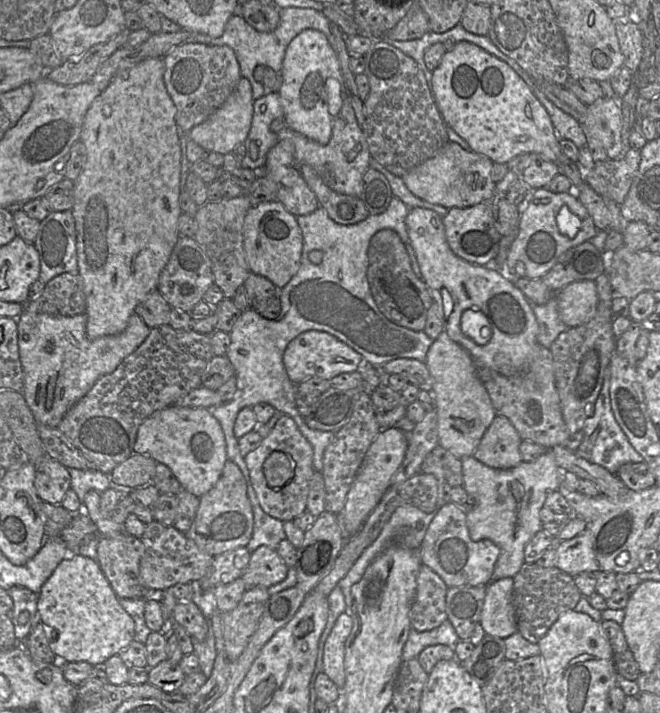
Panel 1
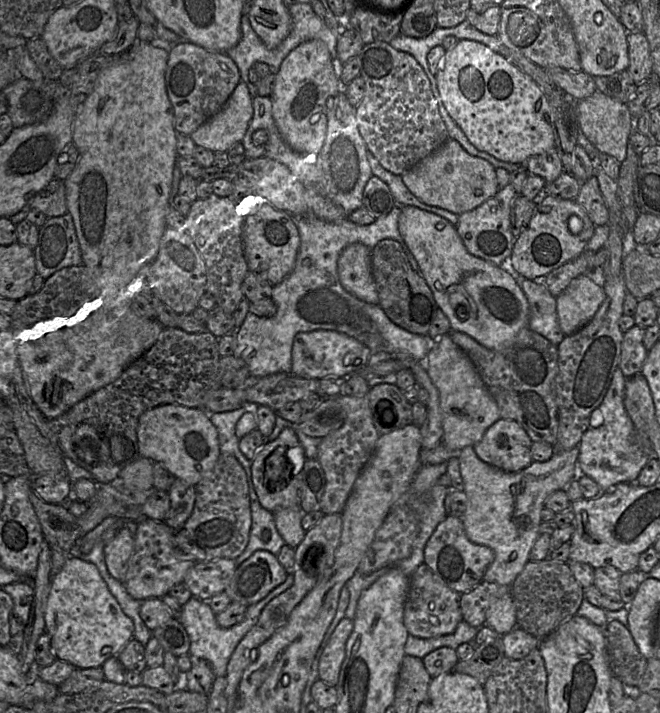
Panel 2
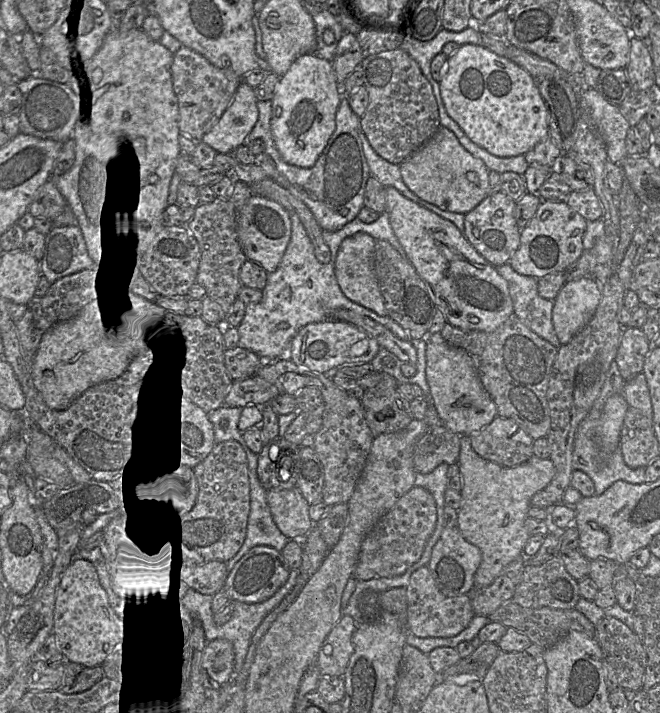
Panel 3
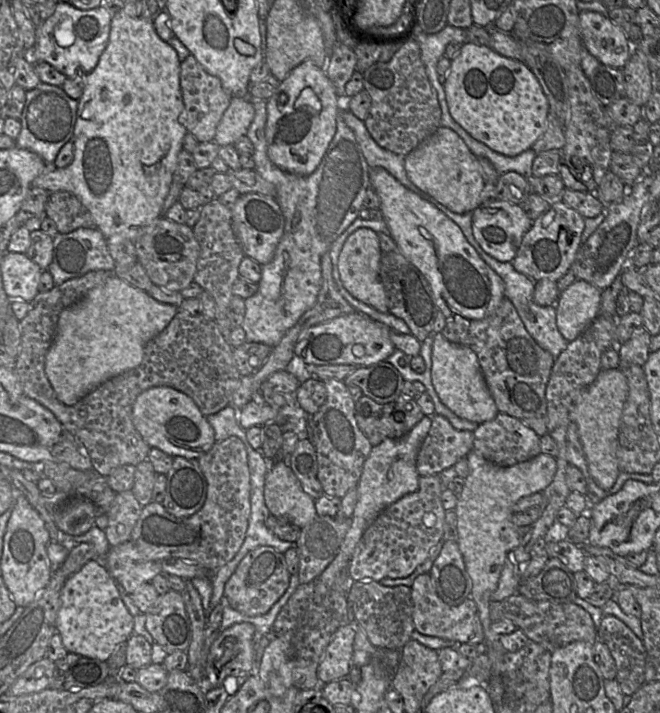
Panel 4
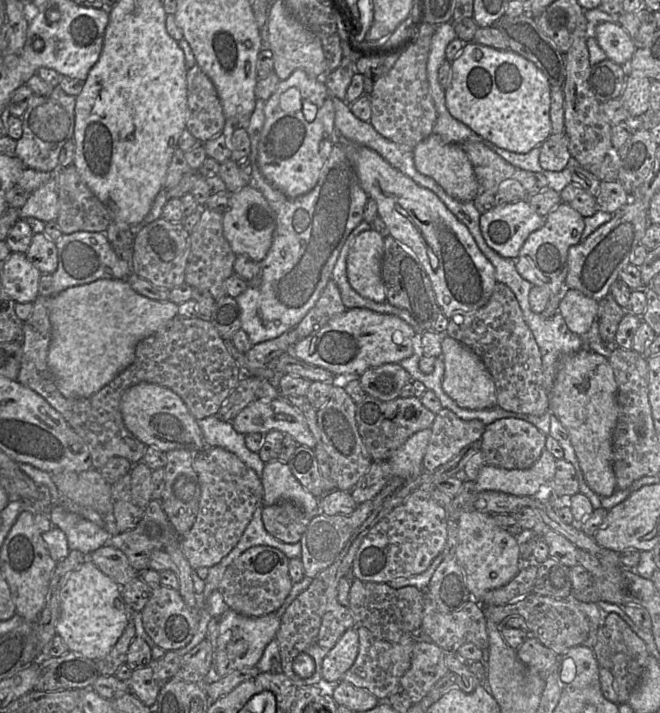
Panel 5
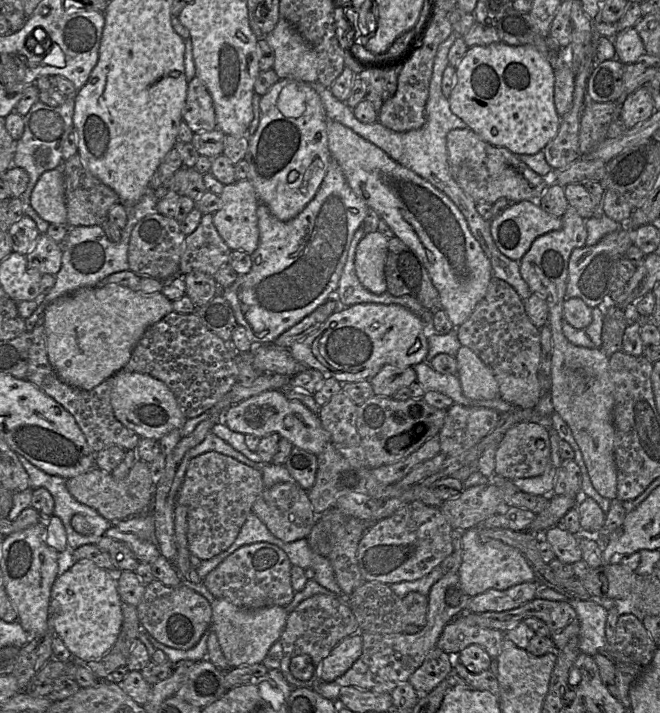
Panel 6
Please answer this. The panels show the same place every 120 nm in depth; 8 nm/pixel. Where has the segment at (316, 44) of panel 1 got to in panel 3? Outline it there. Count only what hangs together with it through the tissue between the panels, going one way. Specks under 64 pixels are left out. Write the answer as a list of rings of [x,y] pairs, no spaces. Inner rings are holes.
[[[314,54],[298,57],[274,89],[271,134],[275,146],[288,164],[311,168],[326,147],[336,128],[336,112],[342,99],[332,62]]]

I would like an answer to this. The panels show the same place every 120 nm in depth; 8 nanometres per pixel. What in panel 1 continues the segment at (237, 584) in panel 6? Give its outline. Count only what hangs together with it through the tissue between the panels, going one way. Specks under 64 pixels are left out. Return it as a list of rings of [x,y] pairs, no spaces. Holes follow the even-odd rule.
[[[259,546],[250,554],[249,563],[241,579],[246,587],[265,587],[282,582],[287,576],[288,567],[276,550]]]

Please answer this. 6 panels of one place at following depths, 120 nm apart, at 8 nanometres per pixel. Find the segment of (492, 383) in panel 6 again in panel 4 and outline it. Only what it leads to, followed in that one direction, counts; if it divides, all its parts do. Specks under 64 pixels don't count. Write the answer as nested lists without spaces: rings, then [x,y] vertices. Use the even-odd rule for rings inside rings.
[[[442,333],[433,334],[432,384],[441,402],[460,418],[482,424],[498,414],[494,398],[486,384],[478,357],[468,346],[447,340]]]

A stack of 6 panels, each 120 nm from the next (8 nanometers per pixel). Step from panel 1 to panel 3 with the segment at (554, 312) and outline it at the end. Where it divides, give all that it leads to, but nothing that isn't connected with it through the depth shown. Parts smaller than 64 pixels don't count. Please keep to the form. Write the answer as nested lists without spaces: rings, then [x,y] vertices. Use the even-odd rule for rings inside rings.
[[[509,263],[497,266],[497,272],[508,282],[513,309],[520,321],[556,348],[561,347],[552,319],[554,300],[541,297],[538,279],[517,273]]]

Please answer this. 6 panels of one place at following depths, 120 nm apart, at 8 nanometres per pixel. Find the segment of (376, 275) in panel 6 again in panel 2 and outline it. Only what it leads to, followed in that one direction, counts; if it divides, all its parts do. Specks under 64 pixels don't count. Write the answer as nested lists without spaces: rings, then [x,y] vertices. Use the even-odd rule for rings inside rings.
[[[359,242],[346,246],[338,258],[338,276],[347,292],[364,302],[379,304],[371,254],[372,249]]]

